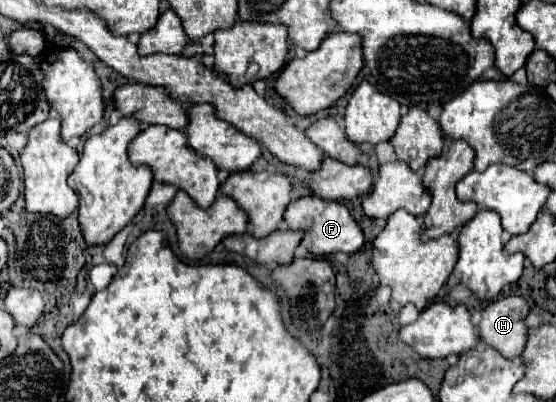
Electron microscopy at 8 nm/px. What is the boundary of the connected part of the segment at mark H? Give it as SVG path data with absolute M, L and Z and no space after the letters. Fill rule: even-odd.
M506 296L490 302L478 324L480 340L494 346L506 358L520 356L528 340L524 324L528 312L530 306L522 296Z

